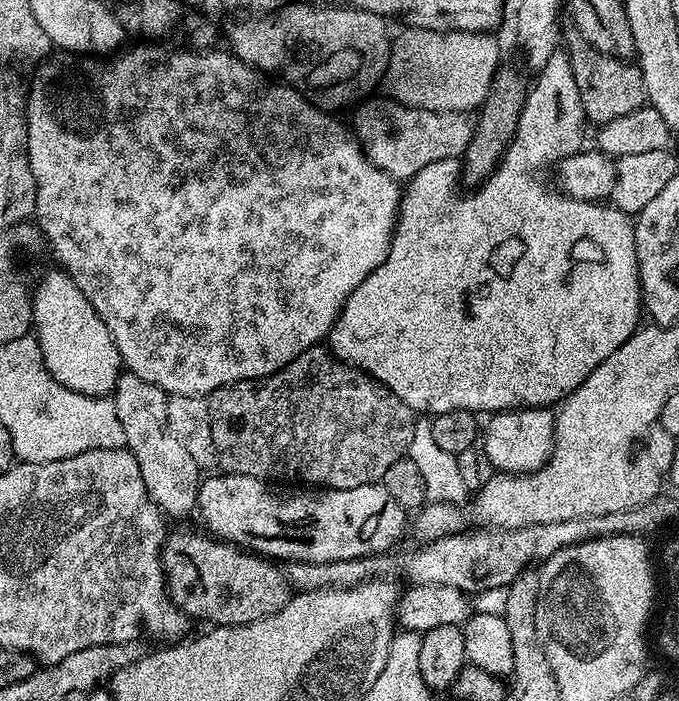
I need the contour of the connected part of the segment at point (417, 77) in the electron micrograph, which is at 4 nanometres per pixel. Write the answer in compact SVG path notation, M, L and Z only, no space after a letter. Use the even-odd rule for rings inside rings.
M421 28L405 31L405 36L395 37L388 57L386 85L391 99L407 108L425 108L431 112L467 112L479 109L492 85L497 68L502 63L496 36L479 32L431 32Z

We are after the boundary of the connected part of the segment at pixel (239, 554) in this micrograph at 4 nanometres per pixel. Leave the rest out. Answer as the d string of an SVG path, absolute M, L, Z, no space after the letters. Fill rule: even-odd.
M169 531L164 541L162 559L164 579L168 581L168 594L188 617L195 621L209 620L209 625L212 626L249 624L270 614L278 614L278 610L282 610L282 606L292 600L294 589L288 582L285 569L279 563L251 551L241 550L237 545L221 542L211 535L203 535L199 536L196 532Z

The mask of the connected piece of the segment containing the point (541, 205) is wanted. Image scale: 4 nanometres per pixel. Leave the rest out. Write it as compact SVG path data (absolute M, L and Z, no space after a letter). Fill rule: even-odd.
M557 50L552 57L545 63L542 71L539 73L540 78L529 87L528 97L524 103L524 109L520 112L520 121L516 127L516 137L512 139L512 143L508 145L508 149L504 151L504 157L500 160L496 171L492 173L489 180L485 180L479 185L469 196L459 196L456 193L456 180L461 179L462 164L459 159L451 160L450 158L442 158L442 162L430 162L430 166L422 166L422 170L418 170L418 174L407 181L406 187L403 189L400 197L400 215L396 217L396 232L392 235L392 245L388 251L388 257L382 262L382 266L378 266L378 270L374 270L366 278L366 282L362 282L362 286L358 286L358 290L354 290L350 294L350 298L344 303L343 310L340 311L340 317L336 319L336 325L333 326L331 332L326 337L327 347L331 353L339 360L343 360L347 364L352 364L356 368L368 373L379 384L385 384L391 391L394 392L406 404L412 408L416 414L435 414L438 412L449 412L450 410L462 410L474 412L477 414L495 414L498 412L515 412L521 408L547 408L559 405L567 400L568 395L574 390L578 390L578 386L582 386L582 382L586 382L586 378L590 378L590 374L598 366L602 366L602 362L606 362L606 358L610 358L610 354L614 354L614 350L618 350L618 346L622 346L622 342L626 342L636 333L636 329L641 327L640 312L642 316L642 289L640 287L640 271L638 270L638 254L636 253L636 230L633 221L630 219L629 213L619 210L611 210L607 212L604 209L605 205L600 202L590 200L575 200L573 196L569 196L559 190L547 188L544 183L547 182L548 176L550 180L550 172L553 165L564 159L566 150L576 150L581 147L580 144L584 140L584 124L586 125L586 117L582 110L582 102L578 94L578 82L574 82L574 70L568 61L568 53L564 50Z

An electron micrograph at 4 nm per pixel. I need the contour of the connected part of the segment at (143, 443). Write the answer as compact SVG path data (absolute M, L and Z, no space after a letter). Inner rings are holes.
M125 371L116 384L114 403L118 419L125 431L125 445L129 452L136 455L142 470L142 482L152 495L152 501L160 507L165 517L188 516L197 511L202 483L202 469L182 446L180 439L170 430L168 421L168 398L158 386L142 382L130 371Z

